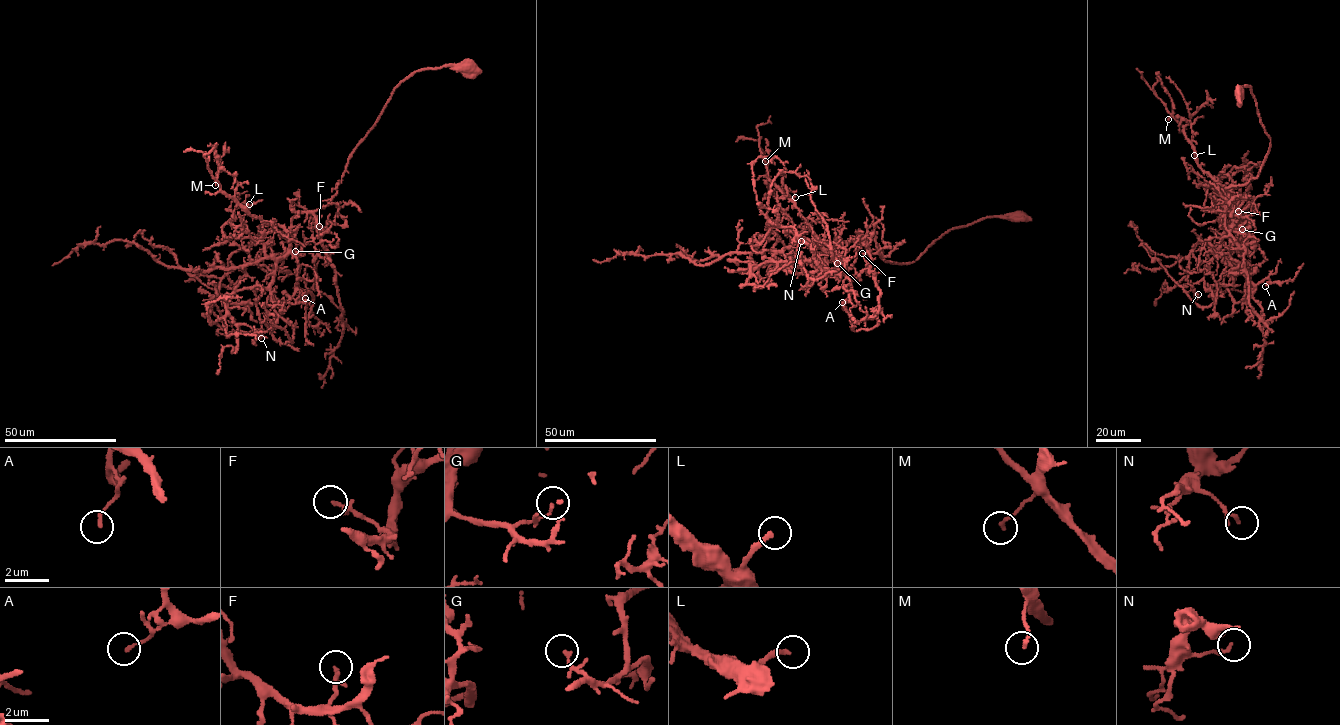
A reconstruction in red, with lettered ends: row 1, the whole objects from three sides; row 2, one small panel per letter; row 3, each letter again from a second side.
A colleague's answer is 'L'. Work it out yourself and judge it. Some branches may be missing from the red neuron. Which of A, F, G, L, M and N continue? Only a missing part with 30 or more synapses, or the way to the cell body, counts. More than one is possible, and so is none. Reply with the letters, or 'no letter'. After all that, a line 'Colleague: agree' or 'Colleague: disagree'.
L
Colleague: agree

